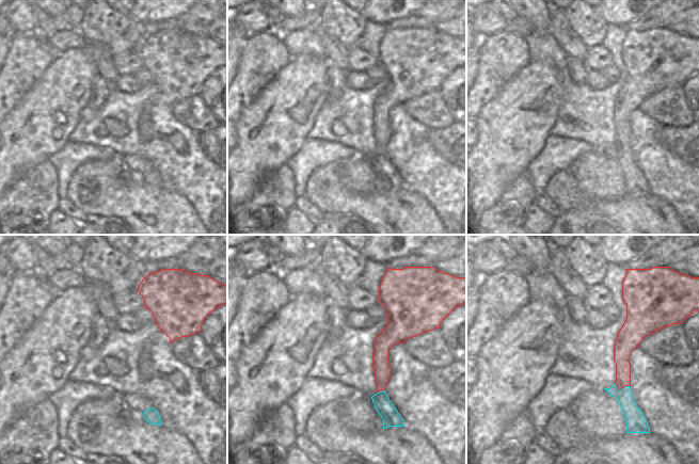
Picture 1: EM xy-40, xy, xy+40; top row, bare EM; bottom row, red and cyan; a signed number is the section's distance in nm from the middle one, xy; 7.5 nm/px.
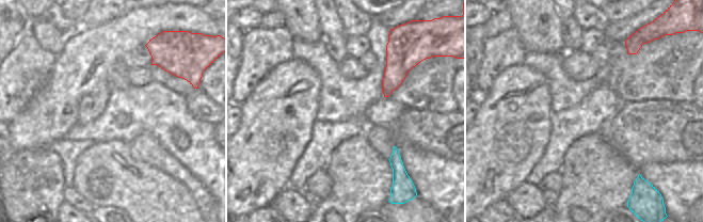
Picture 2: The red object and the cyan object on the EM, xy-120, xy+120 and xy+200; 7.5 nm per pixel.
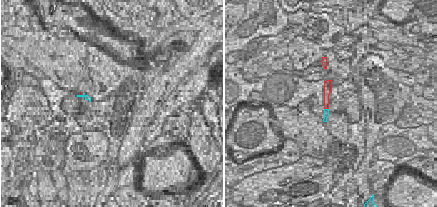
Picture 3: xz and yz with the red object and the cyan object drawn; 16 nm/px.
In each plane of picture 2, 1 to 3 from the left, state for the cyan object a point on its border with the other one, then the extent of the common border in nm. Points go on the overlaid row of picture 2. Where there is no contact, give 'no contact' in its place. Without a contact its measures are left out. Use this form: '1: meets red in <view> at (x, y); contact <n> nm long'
1: no contact
2: no contact
3: no contact

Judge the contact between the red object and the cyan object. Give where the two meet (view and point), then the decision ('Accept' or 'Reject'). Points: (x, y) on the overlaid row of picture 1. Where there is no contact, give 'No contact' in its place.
Touches red at xy+40 (621, 388). Accept

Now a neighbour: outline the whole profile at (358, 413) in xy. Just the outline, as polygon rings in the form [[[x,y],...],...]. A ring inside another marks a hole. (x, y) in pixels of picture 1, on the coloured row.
[[[356,393],[346,399],[337,399],[340,406],[340,419],[343,423],[356,433],[378,433],[383,430],[383,419],[375,409],[371,397]]]

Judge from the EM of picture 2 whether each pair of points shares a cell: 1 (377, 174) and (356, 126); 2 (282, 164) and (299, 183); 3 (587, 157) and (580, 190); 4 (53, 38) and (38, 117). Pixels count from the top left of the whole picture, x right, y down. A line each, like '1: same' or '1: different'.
1: different
2: different
3: same
4: different

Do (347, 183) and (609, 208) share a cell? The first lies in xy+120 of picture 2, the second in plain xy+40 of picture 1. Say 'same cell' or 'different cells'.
different cells

